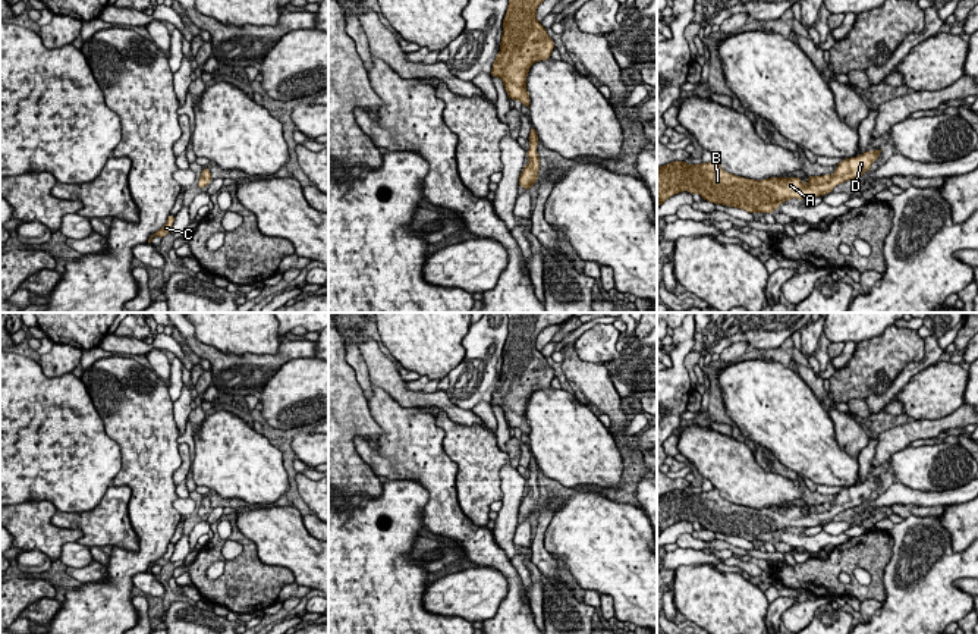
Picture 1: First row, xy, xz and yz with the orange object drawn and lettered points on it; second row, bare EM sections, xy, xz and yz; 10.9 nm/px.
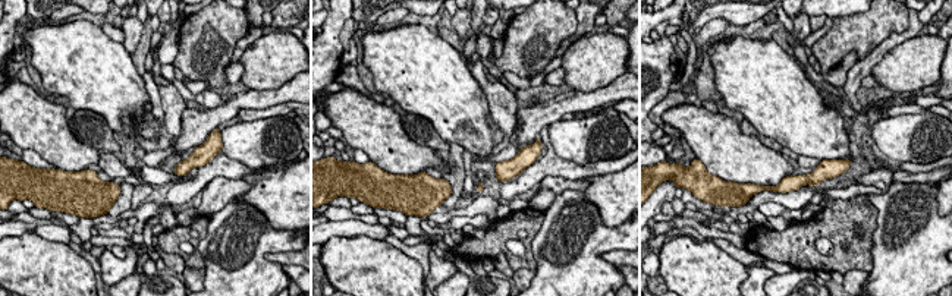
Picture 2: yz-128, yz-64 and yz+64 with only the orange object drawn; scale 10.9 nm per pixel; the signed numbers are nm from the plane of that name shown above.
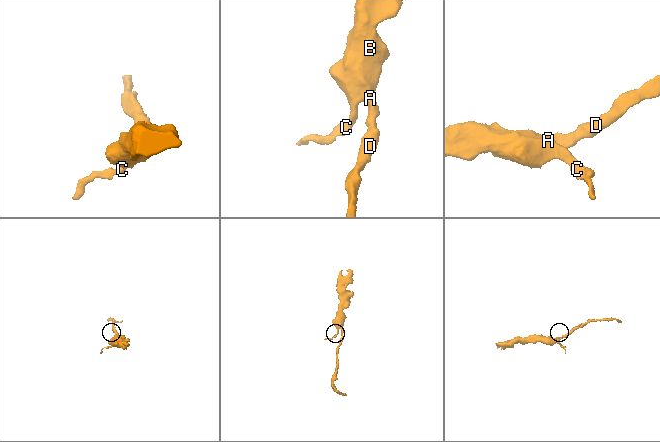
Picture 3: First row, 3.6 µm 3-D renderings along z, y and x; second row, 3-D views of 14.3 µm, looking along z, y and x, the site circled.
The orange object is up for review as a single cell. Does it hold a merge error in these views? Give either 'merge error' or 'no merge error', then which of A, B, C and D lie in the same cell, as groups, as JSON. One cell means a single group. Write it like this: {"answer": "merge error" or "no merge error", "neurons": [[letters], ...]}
{"answer": "no merge error", "neurons": [["A", "B", "C", "D"]]}

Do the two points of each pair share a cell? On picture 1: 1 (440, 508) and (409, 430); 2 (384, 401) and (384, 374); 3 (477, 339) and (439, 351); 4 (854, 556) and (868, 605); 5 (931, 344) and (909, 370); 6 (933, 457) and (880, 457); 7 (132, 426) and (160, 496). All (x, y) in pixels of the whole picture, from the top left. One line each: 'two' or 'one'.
1: one
2: two
3: two
4: two
5: one
6: two
7: one

